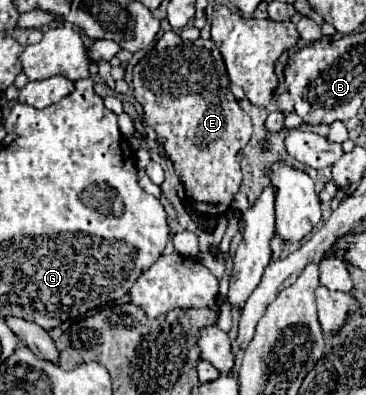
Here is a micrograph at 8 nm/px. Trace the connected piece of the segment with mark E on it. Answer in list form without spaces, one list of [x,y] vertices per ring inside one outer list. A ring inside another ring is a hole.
[[[175,31],[163,33],[163,37],[155,43],[155,47],[135,65],[133,69],[133,93],[135,99],[143,105],[145,123],[151,125],[157,133],[157,139],[169,153],[177,175],[185,185],[185,193],[193,207],[207,217],[223,215],[233,195],[241,185],[241,167],[237,163],[237,153],[251,139],[251,119],[239,107],[237,99],[229,91],[229,77],[225,71],[223,57],[215,43],[209,39],[183,41]]]

